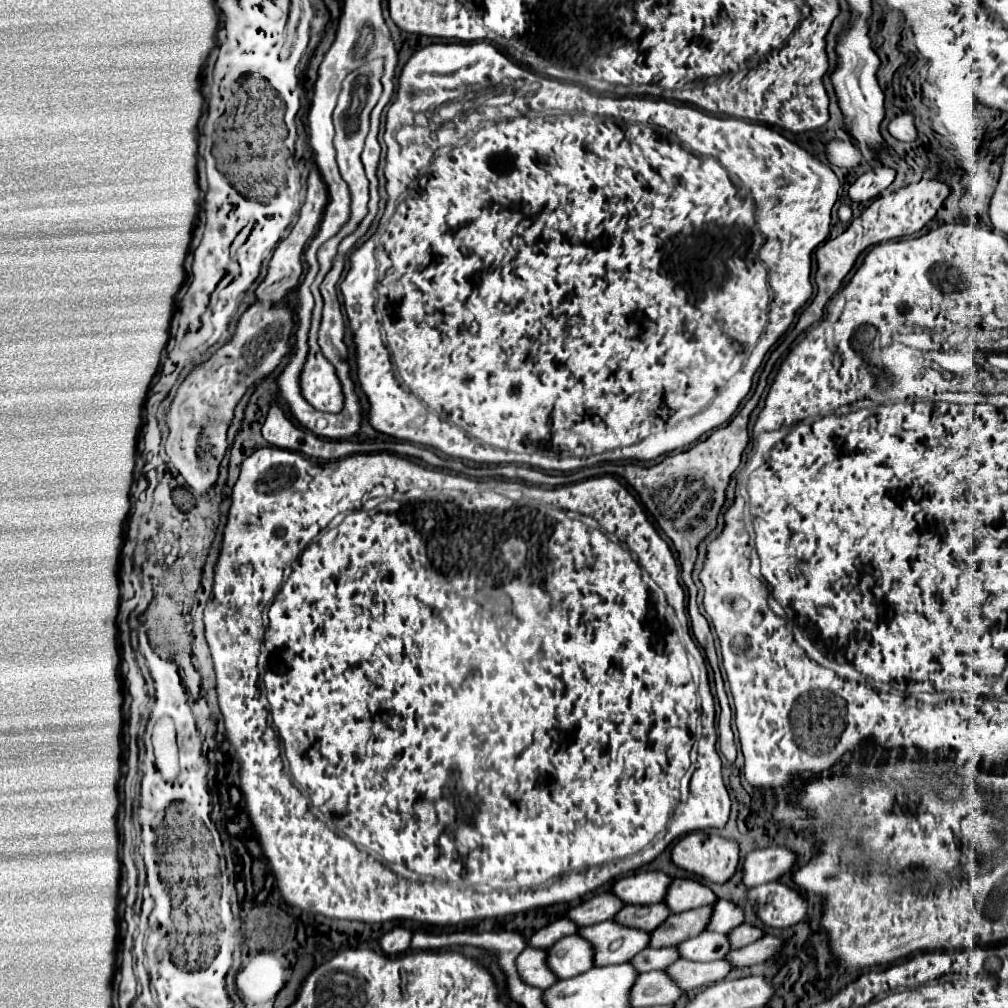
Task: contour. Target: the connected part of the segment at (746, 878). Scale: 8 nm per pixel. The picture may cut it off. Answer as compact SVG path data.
M783 846L753 850L741 864L743 884L747 888L755 888L767 882L775 882L793 866L793 862L795 854Z

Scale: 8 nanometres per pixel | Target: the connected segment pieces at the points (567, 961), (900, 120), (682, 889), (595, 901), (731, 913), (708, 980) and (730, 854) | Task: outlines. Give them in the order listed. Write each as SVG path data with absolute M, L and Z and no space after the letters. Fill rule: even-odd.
M577 934L557 940L547 952L547 966L557 978L573 978L591 966L591 946Z
M901 114L895 120L891 120L889 132L891 132L891 136L895 136L901 142L915 140L917 138L917 128L913 124L913 116L911 114Z
M677 878L669 884L663 902L673 914L679 914L699 906L709 906L711 902L715 902L715 894L707 886L691 878Z
M601 892L595 894L593 898L581 902L579 906L573 906L567 910L567 918L571 922L575 922L577 926L591 926L603 920L611 920L613 914L617 914L621 910L623 902L619 902L619 898L615 898L609 892Z
M717 900L713 904L713 912L705 930L727 934L727 930L739 926L743 922L743 912L729 900Z
M677 960L665 968L665 974L681 990L691 990L691 988L719 982L729 972L731 972L731 968L725 966L725 960L715 960L715 962L683 962L683 960Z
M687 834L671 850L671 862L707 882L727 882L739 864L739 846L717 834Z

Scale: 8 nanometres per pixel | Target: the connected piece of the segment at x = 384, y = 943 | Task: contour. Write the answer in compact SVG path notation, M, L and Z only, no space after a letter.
M395 928L391 932L387 932L381 940L379 940L379 946L383 950L383 954L387 956L395 956L395 954L401 954L409 948L409 942L411 942L411 932L405 930L405 928Z

